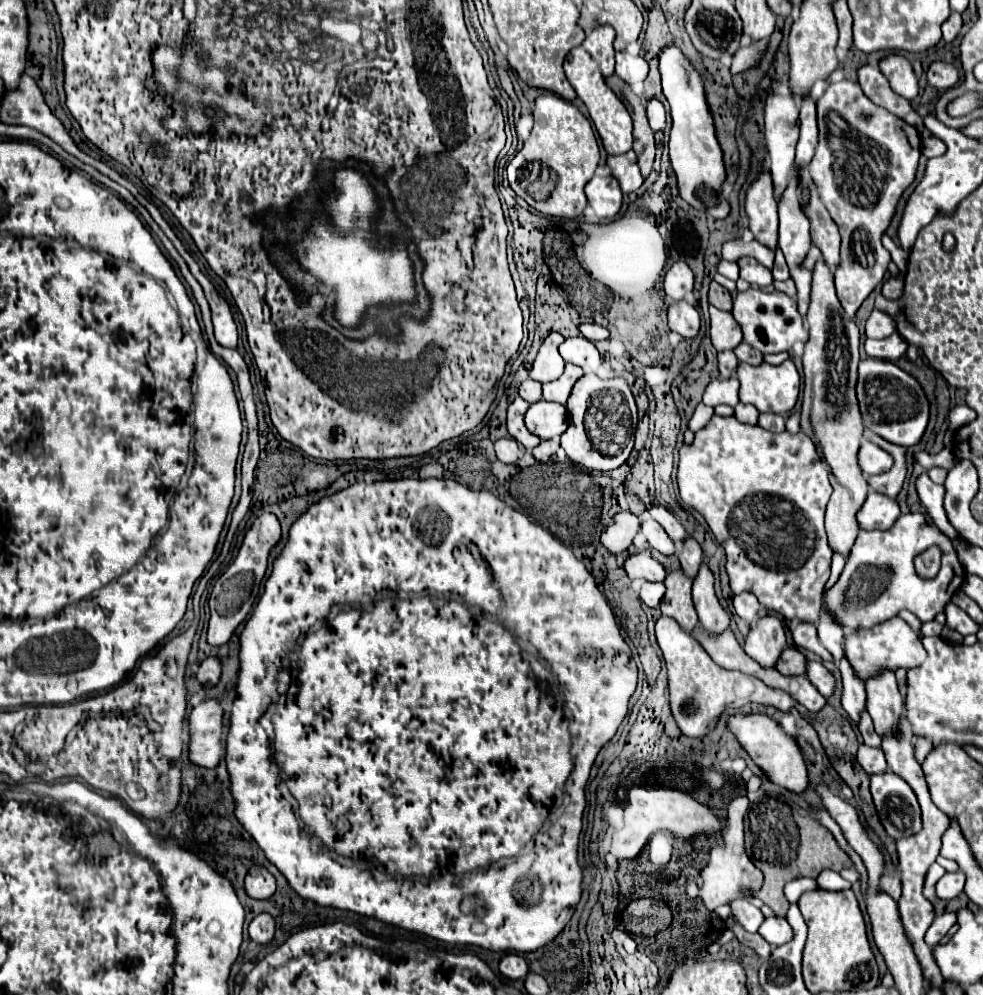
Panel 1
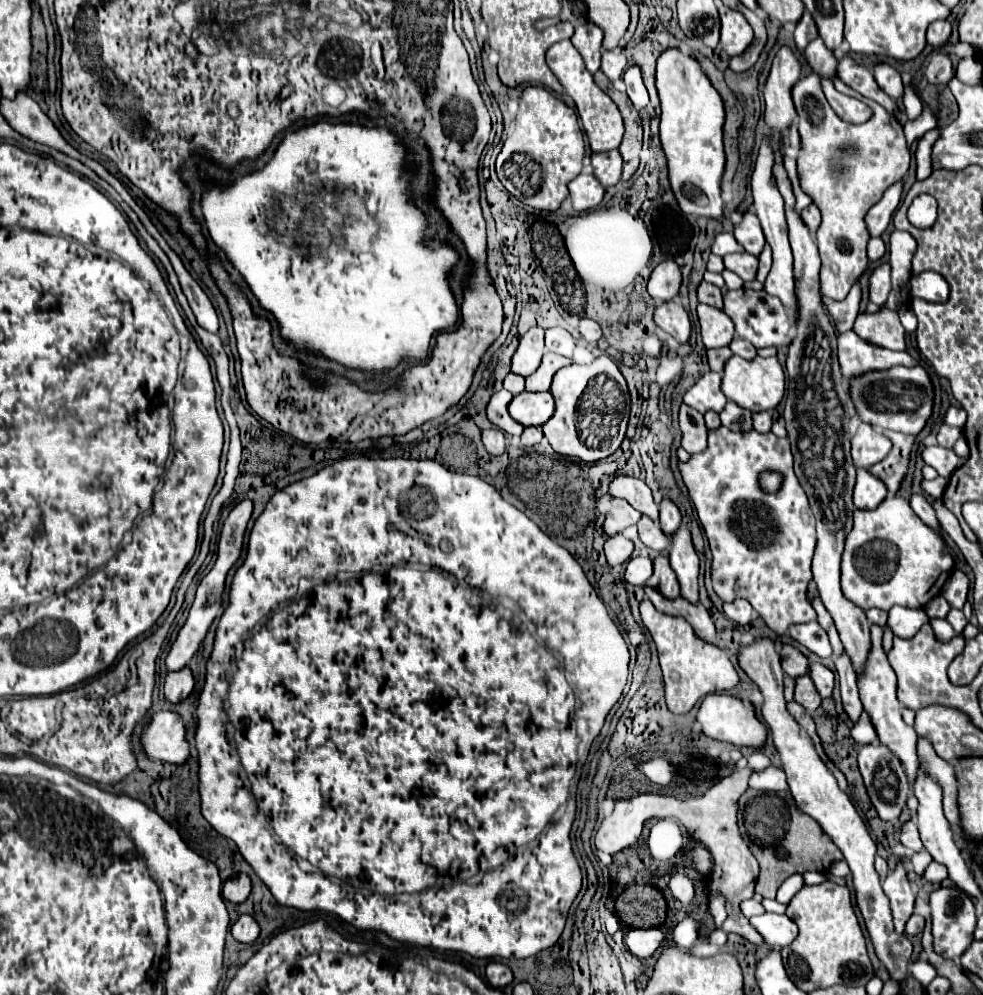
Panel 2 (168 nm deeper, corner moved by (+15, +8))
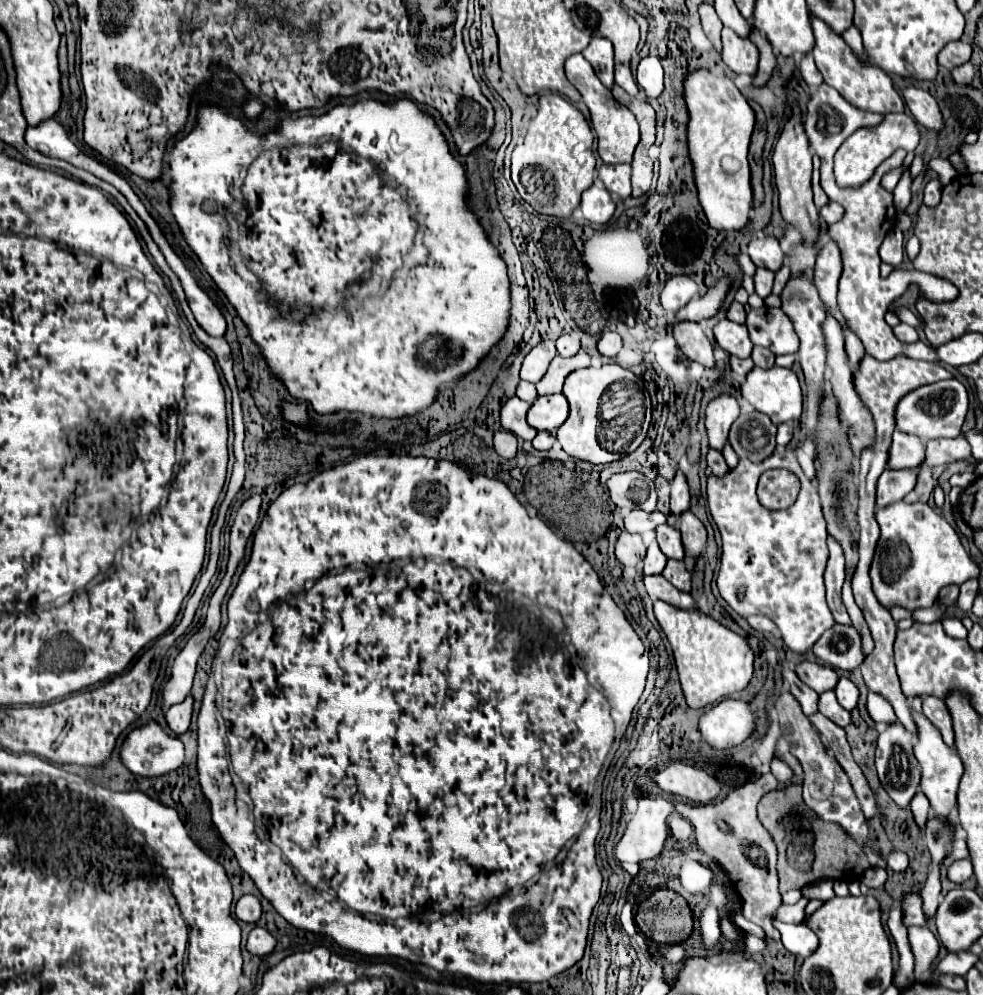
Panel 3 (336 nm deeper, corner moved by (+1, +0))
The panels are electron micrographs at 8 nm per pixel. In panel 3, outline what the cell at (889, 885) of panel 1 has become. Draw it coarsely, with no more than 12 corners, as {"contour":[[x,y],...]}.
{"contour":[[895,850],[887,856],[893,872],[905,872],[909,858]]}

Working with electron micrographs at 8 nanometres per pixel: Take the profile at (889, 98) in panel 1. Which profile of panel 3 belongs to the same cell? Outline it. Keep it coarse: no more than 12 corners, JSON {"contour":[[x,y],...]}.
{"contour":[[855,26],[847,28],[843,40],[857,52],[863,54],[861,34]]}

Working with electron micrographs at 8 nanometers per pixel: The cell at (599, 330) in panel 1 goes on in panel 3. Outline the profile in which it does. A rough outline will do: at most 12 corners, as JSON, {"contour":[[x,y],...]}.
{"contour":[[605,331],[598,340],[601,355],[612,357],[619,353],[619,334]]}

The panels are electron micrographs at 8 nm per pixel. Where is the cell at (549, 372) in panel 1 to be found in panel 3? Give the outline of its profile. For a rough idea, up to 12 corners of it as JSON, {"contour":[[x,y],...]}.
{"contour":[[553,342],[537,344],[523,360],[521,380],[539,382],[557,356]]}

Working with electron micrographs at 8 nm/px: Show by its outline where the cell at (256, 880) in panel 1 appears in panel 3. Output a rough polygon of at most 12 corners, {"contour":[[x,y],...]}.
{"contour":[[243,896],[235,906],[237,920],[255,924],[261,916],[257,896]]}

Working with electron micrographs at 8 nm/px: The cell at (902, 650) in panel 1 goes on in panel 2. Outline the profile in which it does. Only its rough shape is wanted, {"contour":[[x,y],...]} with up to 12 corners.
{"contour":[[889,610],[887,626],[897,638],[913,638],[929,622],[925,610]]}

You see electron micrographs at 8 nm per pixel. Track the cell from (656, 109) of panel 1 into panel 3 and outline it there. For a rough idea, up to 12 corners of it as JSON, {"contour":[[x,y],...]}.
{"contour":[[645,56],[637,82],[647,98],[663,92],[663,68],[657,56]]}

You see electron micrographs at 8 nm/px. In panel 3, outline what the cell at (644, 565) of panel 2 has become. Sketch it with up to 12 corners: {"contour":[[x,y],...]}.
{"contour":[[651,542],[643,562],[645,574],[661,574],[667,562],[657,542]]}

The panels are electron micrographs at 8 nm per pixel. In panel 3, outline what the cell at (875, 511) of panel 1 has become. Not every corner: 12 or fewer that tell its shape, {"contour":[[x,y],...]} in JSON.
{"contour":[[883,470],[877,506],[899,502],[915,488],[917,472]]}

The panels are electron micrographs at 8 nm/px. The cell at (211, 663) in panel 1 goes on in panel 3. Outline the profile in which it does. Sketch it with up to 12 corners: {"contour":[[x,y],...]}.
{"contour":[[187,696],[165,712],[175,736],[187,732],[193,698]]}

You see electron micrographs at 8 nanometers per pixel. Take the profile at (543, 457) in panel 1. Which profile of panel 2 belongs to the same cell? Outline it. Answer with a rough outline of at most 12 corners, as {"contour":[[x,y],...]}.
{"contour":[[541,426],[526,427],[521,444],[532,447],[544,437]]}

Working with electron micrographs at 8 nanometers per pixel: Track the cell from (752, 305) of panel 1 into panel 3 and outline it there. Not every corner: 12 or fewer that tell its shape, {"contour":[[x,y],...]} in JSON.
{"contour":[[763,306],[747,312],[755,346],[793,354],[799,338],[791,320]]}

